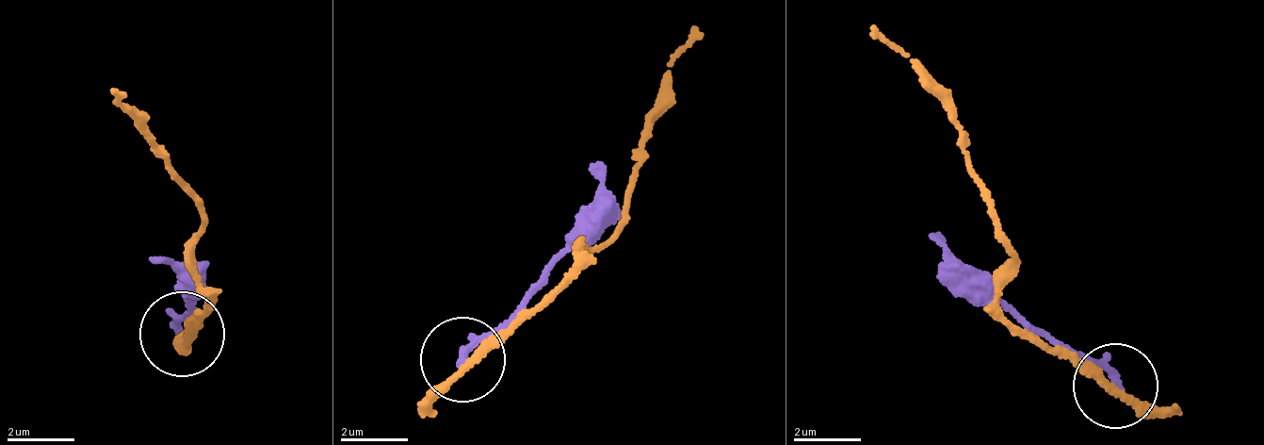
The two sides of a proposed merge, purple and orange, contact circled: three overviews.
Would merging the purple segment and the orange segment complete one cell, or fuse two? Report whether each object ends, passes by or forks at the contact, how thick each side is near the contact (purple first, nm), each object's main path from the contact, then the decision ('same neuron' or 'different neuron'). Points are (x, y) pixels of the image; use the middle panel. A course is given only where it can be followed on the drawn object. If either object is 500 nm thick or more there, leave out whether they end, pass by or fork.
purple ends; orange passes by; calibres 240 and 220 nm; course purple (463, 358), (561, 253), (602, 184), (591, 162); course orange (463, 358), (572, 274), (583, 247), (628, 208), (642, 146), (696, 24); different neuron

